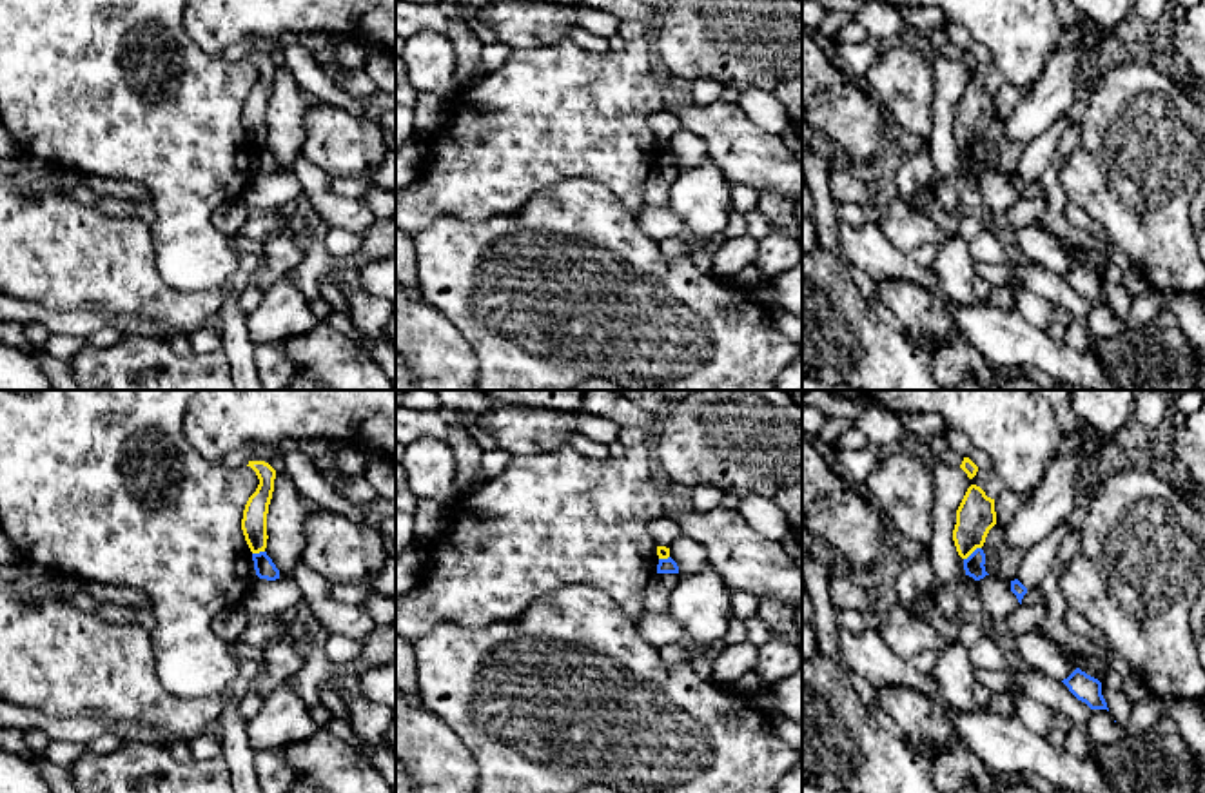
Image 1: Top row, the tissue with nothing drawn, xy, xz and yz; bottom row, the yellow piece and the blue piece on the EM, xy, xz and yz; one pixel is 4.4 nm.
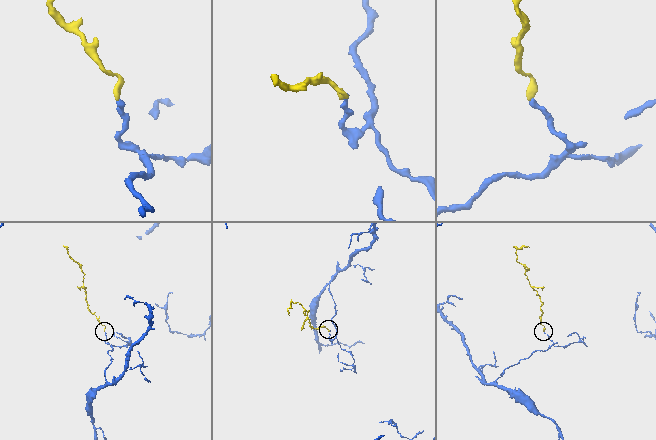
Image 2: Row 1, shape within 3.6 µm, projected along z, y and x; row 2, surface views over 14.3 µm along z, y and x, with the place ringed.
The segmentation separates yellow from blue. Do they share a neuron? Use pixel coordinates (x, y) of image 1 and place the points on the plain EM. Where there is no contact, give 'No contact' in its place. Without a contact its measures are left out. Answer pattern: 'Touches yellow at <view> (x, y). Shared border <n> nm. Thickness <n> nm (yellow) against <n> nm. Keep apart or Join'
Touches yellow at yz (971, 146). Shared border 100 nm. Thickness 170 nm (yellow) against 90 nm. Keep apart

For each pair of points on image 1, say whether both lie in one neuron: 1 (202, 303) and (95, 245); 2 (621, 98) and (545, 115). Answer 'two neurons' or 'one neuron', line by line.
1: one neuron
2: one neuron

